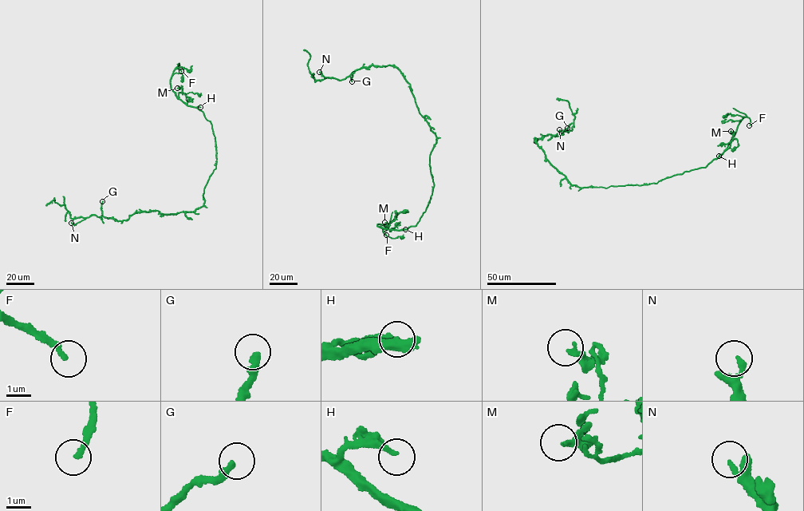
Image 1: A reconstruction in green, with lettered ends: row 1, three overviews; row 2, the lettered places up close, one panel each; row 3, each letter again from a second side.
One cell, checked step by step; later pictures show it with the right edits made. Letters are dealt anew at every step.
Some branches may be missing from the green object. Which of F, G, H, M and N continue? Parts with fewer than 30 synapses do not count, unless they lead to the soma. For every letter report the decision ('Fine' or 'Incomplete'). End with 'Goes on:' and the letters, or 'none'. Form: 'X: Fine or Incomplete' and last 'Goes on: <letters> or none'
F: Incomplete
G: Incomplete
H: Fine
M: Fine
N: Fine
Goes on: F, G

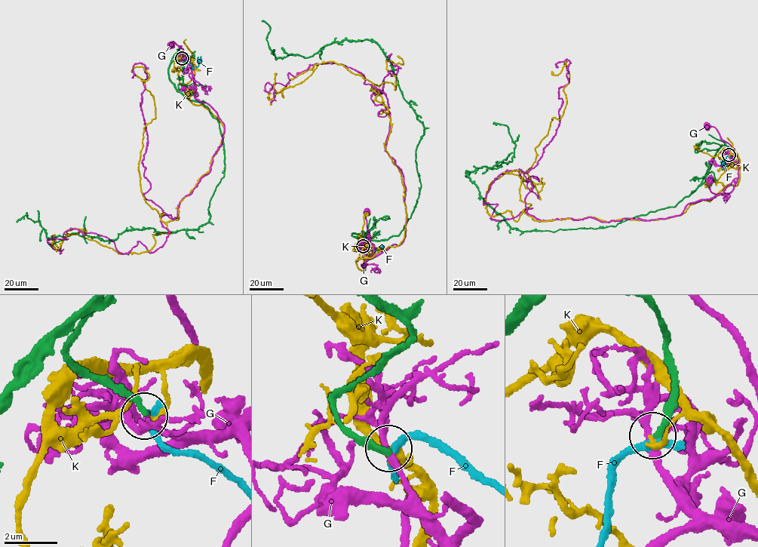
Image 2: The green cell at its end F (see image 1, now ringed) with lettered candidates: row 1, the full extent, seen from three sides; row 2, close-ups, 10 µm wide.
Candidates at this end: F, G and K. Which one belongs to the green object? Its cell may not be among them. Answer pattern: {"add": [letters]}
{"add": []}

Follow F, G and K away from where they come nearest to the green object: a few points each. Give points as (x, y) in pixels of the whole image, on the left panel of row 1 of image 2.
F: (182, 57), (194, 69), (201, 57)
G: (182, 58), (188, 57), (185, 56), (183, 50), (172, 41), (170, 45)
K: (182, 57), (189, 100), (224, 130), (177, 220), (140, 187), (156, 118), (133, 67), (140, 81)

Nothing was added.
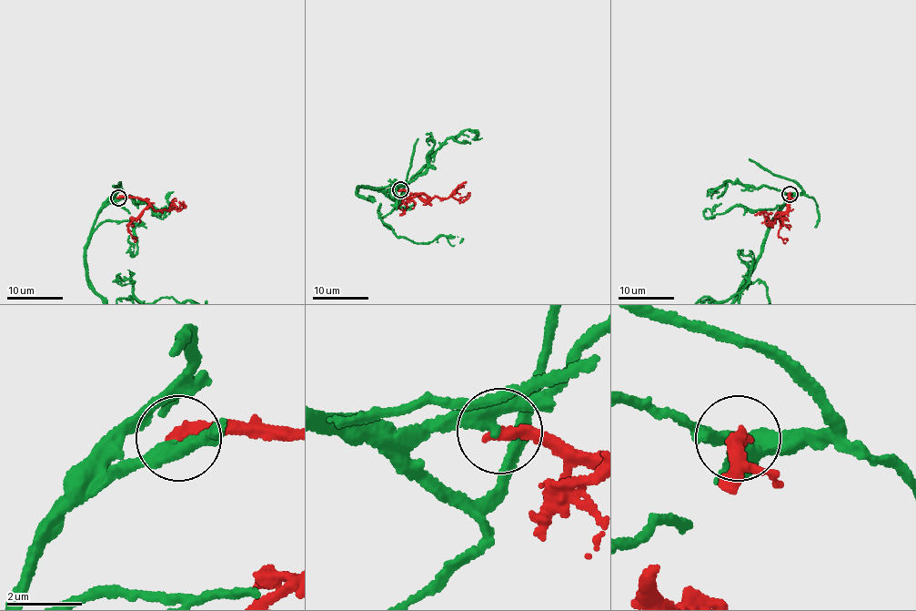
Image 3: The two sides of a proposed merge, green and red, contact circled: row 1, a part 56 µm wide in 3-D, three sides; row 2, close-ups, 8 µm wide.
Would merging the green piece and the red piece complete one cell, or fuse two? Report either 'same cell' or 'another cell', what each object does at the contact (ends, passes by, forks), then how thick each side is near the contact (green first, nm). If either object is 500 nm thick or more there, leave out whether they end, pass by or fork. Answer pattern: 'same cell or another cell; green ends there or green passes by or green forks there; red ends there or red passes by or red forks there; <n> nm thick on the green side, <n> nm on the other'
another cell; green passes by; red ends there; 280 nm thick on the green side, 320 nm on the other

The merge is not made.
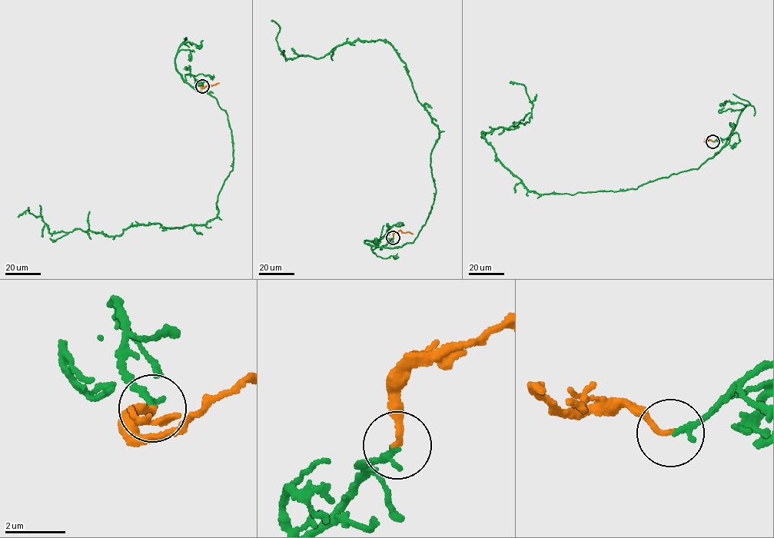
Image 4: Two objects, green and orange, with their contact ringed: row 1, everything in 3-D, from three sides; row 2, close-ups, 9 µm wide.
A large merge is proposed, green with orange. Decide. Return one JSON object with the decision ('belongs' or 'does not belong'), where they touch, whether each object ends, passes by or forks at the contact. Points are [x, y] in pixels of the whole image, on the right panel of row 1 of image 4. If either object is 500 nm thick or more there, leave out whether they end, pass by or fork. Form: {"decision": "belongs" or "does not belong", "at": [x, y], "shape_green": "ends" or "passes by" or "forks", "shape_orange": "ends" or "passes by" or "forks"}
{"decision": "belongs", "at": [712, 141], "shape_green": "ends", "shape_orange": "ends"}

